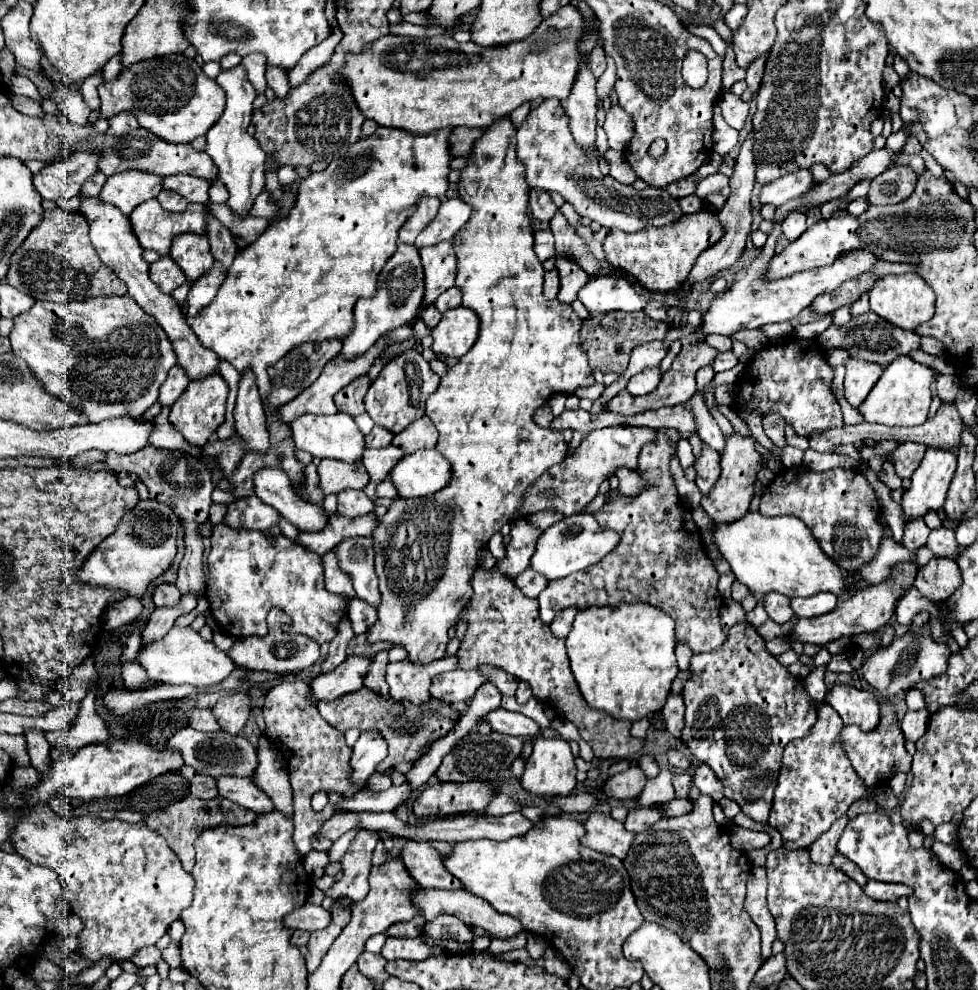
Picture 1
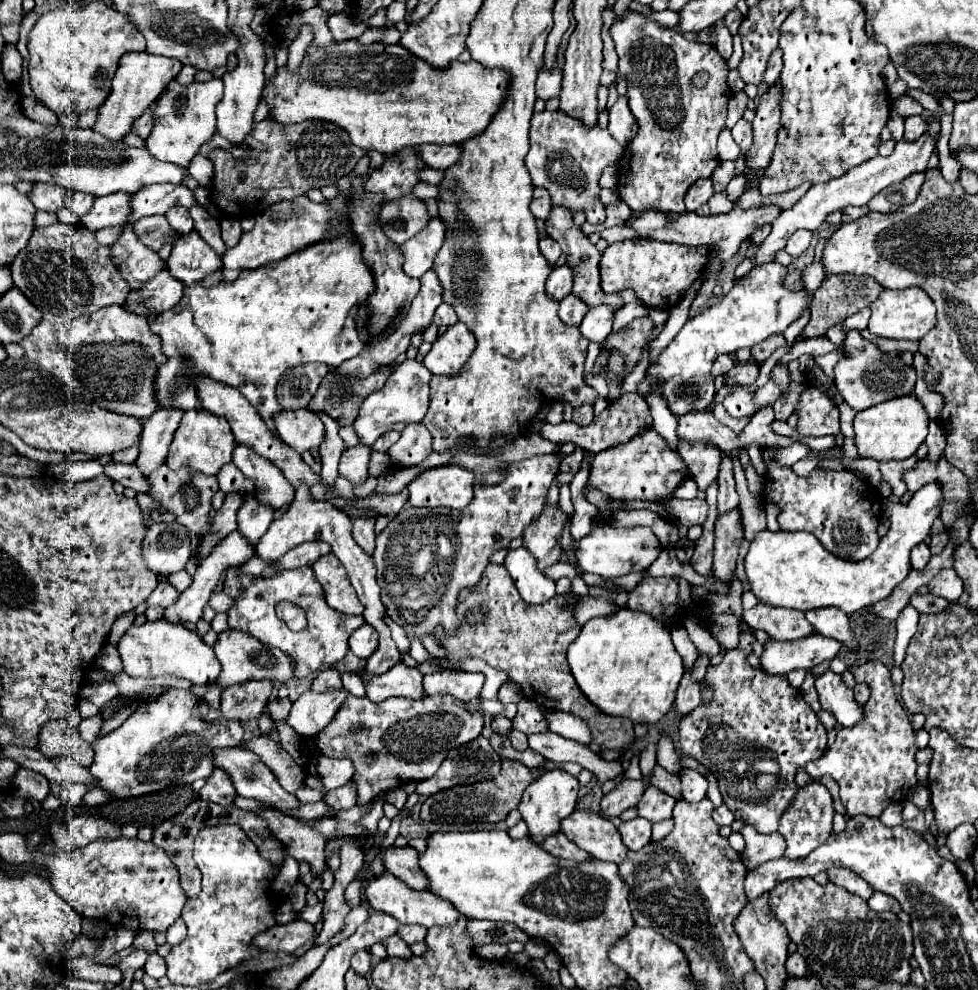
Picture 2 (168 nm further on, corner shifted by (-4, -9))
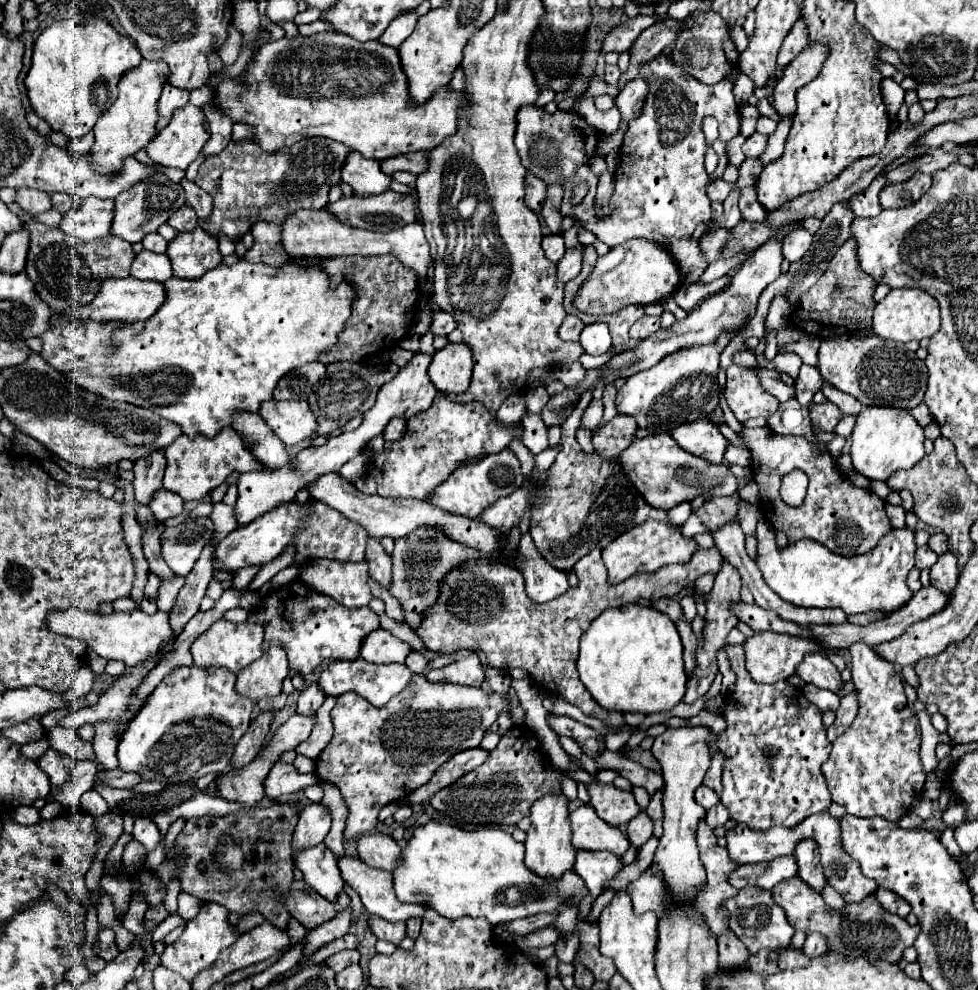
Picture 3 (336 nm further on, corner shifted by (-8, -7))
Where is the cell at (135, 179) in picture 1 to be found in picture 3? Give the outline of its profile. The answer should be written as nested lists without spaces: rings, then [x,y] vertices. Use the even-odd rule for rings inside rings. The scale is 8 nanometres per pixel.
[[[87,197],[79,203],[77,209],[71,209],[63,215],[61,229],[81,241],[103,239],[105,235],[111,233],[113,213],[115,203],[111,199]]]

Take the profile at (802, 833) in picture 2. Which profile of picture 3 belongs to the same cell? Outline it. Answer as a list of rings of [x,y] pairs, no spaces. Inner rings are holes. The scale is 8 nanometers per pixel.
[[[813,839],[799,841],[799,845],[795,847],[795,859],[797,859],[797,865],[799,865],[799,877],[809,887],[813,887],[815,891],[821,893],[827,879],[823,875],[821,863],[819,863],[819,847],[815,845],[815,841]]]

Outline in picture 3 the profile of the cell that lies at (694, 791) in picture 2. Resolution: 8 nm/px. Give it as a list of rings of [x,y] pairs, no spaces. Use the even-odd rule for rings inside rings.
[[[701,785],[697,791],[695,791],[695,801],[705,807],[705,809],[711,809],[713,805],[719,803],[719,797],[713,793],[713,789],[707,789],[705,785]]]

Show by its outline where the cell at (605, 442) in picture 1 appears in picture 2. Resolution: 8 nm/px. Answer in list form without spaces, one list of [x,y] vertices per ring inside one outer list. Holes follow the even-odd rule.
[[[649,429],[643,431],[643,435],[635,435],[629,443],[595,455],[589,483],[613,499],[663,501],[673,497],[679,483],[683,483],[687,477],[689,469],[685,461],[671,447],[667,447],[667,441],[655,429]]]

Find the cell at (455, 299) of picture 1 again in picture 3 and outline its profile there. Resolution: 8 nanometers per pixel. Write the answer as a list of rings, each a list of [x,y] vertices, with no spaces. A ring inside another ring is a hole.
[[[437,311],[437,313],[433,315],[431,331],[433,331],[435,335],[447,337],[453,329],[455,329],[455,319],[451,317],[451,313],[447,313],[447,311]]]

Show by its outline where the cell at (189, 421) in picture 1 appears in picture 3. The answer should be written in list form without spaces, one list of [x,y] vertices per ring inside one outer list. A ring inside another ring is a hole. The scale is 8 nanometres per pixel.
[[[223,427],[213,439],[203,435],[191,439],[183,433],[165,449],[165,457],[167,457],[167,469],[165,469],[163,487],[181,495],[185,501],[203,499],[215,487],[219,487],[225,481],[225,477],[233,471],[247,473],[247,471],[265,469],[263,463],[259,463],[249,451],[245,451],[241,437],[231,427]]]

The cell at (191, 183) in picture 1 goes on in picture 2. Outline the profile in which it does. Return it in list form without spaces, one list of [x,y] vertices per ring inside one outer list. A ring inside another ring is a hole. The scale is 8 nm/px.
[[[155,183],[151,187],[141,187],[137,193],[131,195],[131,213],[127,225],[133,225],[135,221],[149,215],[165,215],[165,211],[175,205],[183,205],[189,209],[195,203],[197,201],[193,197],[193,191],[183,185]]]

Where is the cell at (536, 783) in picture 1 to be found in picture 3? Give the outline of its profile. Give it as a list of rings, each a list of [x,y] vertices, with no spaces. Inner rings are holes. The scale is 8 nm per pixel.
[[[547,793],[547,797],[531,805],[531,829],[525,841],[525,865],[541,877],[561,877],[565,871],[573,869],[575,847],[571,845],[571,821],[569,821],[569,799],[565,793]]]

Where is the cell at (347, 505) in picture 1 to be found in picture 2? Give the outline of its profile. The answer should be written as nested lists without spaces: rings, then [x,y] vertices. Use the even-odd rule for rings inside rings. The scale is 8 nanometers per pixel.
[[[353,519],[353,537],[357,541],[359,547],[363,547],[363,551],[367,551],[367,555],[373,555],[375,551],[375,523],[371,523],[371,519]]]

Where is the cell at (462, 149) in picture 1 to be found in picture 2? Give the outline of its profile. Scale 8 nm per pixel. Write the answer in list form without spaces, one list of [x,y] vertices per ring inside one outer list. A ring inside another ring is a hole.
[[[423,145],[423,147],[415,147],[419,159],[431,167],[431,169],[445,169],[445,167],[451,167],[461,151],[459,151],[459,145],[447,145],[447,147],[435,147],[435,145]]]

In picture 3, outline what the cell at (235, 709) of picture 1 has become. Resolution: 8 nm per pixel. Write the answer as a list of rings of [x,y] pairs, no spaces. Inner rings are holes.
[[[265,641],[263,647],[265,655],[243,669],[235,681],[235,691],[253,701],[277,697],[281,693],[283,679],[289,675],[287,655],[281,645],[275,641]]]

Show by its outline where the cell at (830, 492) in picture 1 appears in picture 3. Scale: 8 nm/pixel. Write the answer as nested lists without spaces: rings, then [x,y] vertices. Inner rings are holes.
[[[769,427],[745,429],[741,435],[747,439],[751,449],[753,481],[759,485],[759,509],[777,531],[783,531],[789,537],[789,543],[807,537],[819,541],[837,555],[851,557],[869,553],[877,541],[891,531],[891,523],[885,515],[885,501],[869,489],[853,485],[837,469],[837,463],[829,453],[817,453],[817,449],[803,437],[779,435]],[[795,469],[805,471],[809,477],[805,503],[797,509],[783,503],[779,495],[783,477]]]

